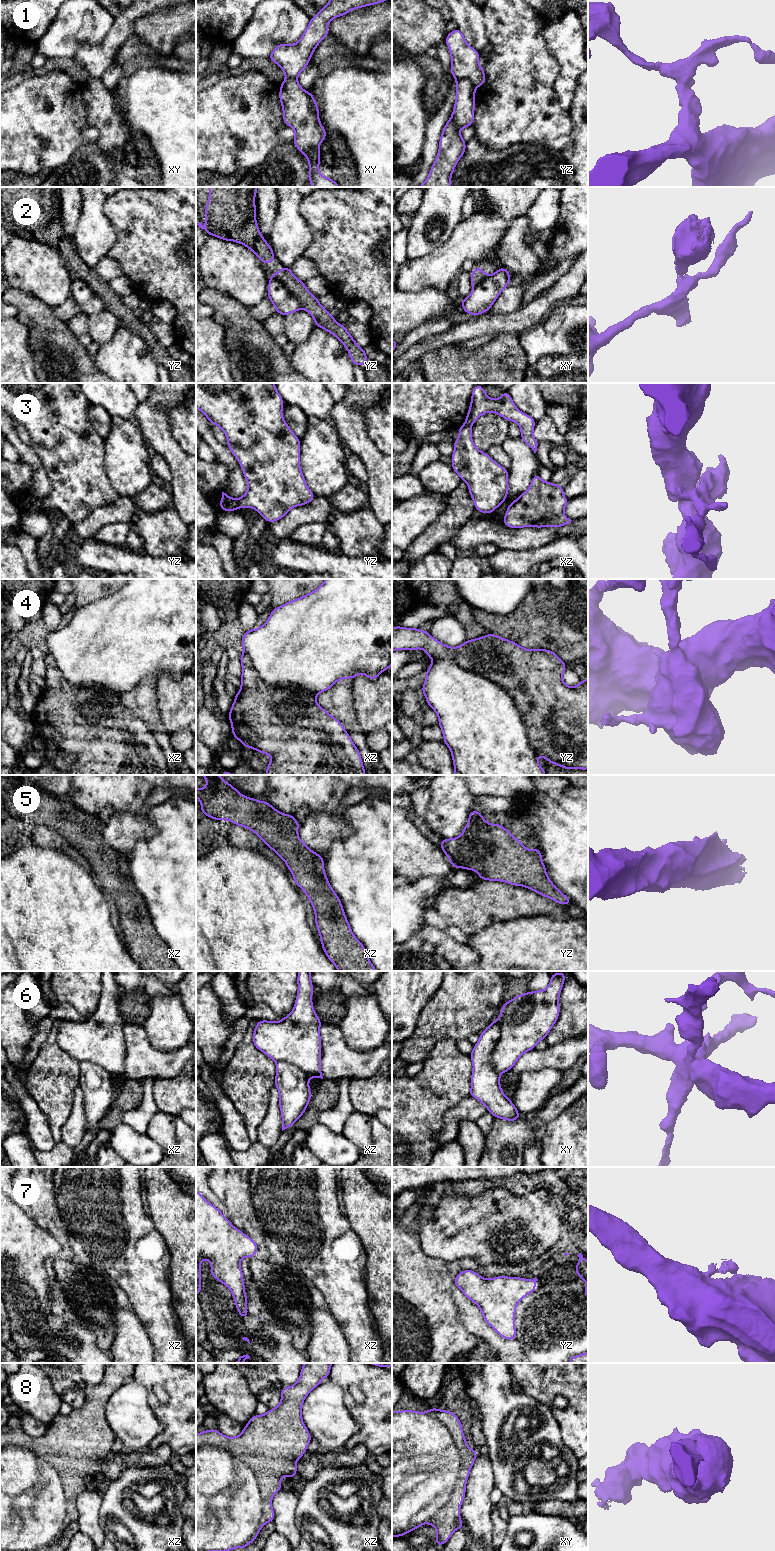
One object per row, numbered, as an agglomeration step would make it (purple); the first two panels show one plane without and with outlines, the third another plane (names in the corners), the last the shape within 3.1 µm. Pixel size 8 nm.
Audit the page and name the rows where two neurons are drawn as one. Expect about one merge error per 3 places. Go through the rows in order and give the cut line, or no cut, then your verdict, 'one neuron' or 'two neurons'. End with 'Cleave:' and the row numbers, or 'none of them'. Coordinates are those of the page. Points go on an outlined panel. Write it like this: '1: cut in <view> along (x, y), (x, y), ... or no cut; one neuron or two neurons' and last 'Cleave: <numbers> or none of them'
1: cut in yz along (456, 79), (467, 78), (476, 87); two neurons
2: cut in yz along (271, 278), (278, 279), (297, 299), (301, 307); two neurons
3: cut in yz along (236, 500), (239, 507); two neurons
4: cut in yz along (433, 659), (453, 659), (497, 684), (511, 698), (538, 754); two neurons
5: no cut; one neuron
6: cut in xy along (499, 1018), (500, 1038), (490, 1055), (491, 1065), (499, 1074); two neurons
7: cut in xz along (246, 1308), (239, 1311); two neurons
8: no cut; one neuron
Cleave: 1, 2, 3, 4, 6, 7

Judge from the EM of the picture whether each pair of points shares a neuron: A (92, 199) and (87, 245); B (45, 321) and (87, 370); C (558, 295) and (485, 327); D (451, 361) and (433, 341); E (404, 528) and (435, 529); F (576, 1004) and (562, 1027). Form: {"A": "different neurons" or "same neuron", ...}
{"A": "same neuron", "B": "same neuron", "C": "same neuron", "D": "different neurons", "E": "different neurons", "F": "same neuron"}

